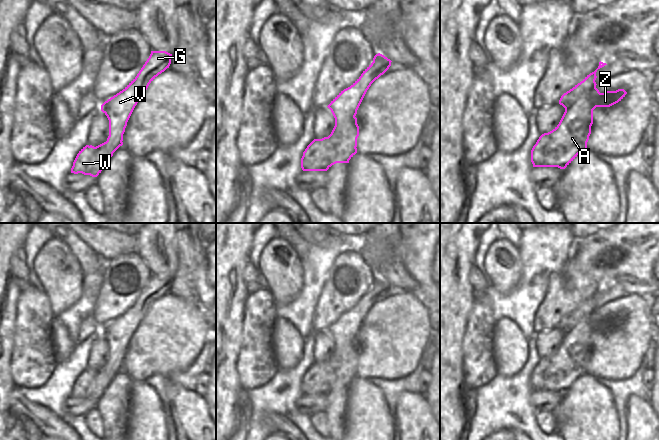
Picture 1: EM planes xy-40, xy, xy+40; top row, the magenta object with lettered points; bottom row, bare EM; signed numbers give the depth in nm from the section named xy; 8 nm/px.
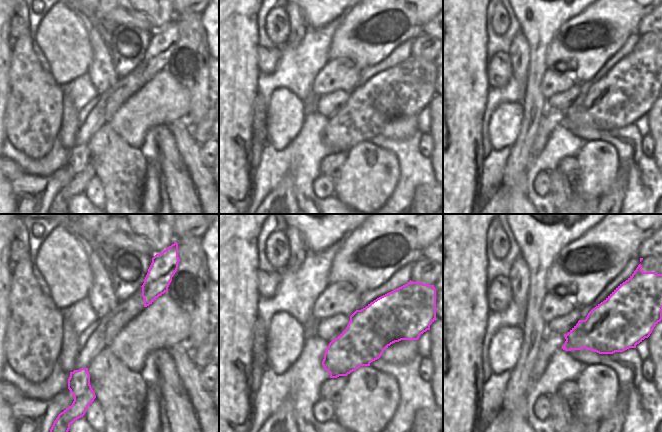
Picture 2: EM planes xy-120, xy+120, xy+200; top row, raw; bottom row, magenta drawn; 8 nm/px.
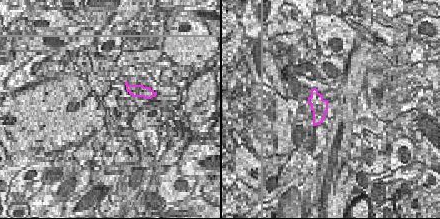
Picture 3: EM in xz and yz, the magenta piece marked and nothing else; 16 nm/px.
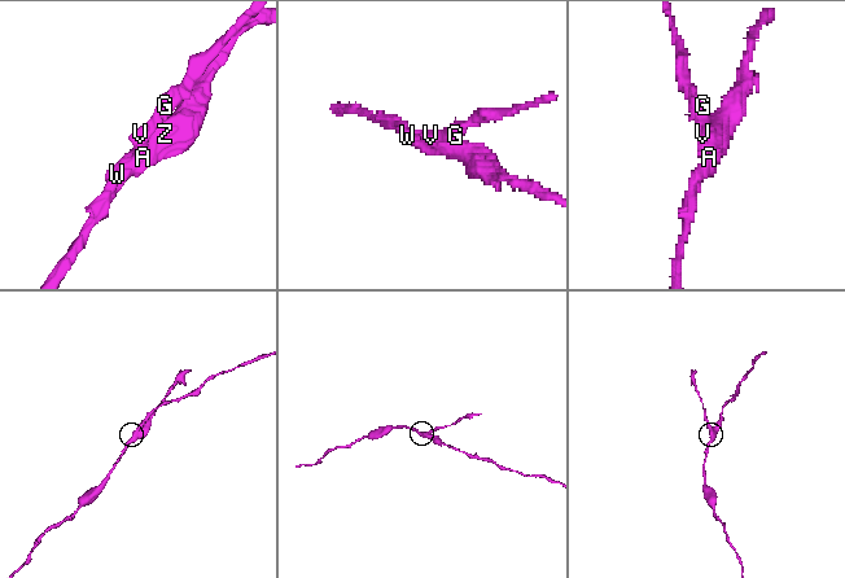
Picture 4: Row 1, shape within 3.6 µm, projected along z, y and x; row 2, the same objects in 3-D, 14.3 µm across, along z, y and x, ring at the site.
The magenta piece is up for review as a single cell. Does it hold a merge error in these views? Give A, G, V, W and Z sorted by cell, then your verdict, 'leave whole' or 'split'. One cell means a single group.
A Z / G V W | split

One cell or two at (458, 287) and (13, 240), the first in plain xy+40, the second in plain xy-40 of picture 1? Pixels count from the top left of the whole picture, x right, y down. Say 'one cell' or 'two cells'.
one cell

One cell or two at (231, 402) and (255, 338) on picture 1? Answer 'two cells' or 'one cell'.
two cells

